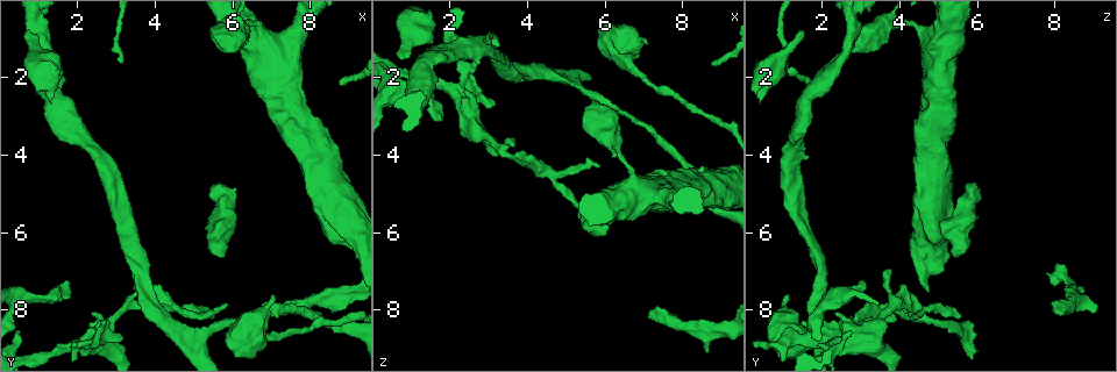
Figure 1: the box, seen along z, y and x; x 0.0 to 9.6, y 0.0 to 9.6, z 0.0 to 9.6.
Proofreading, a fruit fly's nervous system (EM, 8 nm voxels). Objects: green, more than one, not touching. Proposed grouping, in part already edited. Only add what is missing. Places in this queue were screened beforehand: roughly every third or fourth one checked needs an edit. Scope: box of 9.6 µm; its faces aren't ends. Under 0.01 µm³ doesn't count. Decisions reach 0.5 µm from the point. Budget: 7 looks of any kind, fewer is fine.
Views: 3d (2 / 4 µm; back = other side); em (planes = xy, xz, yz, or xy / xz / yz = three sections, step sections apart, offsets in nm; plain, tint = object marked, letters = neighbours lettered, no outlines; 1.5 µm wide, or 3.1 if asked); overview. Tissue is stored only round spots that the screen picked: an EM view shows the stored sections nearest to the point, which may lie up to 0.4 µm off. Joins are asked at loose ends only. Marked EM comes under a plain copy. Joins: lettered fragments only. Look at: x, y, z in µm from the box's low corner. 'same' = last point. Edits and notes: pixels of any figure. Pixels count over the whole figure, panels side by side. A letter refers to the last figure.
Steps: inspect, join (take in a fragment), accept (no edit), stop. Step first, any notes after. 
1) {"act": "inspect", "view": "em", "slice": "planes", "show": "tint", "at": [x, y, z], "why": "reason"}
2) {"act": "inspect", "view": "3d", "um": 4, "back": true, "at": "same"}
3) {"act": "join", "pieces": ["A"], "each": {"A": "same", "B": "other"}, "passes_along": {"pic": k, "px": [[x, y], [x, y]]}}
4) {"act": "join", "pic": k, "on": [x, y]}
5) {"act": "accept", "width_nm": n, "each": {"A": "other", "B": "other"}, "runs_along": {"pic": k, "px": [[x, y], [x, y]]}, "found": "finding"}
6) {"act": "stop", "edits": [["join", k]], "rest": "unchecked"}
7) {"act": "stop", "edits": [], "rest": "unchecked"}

{"act": "inspect", "view": "3d", "um": 4, "back": true, "at": [0.70, 0.75, 1.55], "why": "end of a long branch"}

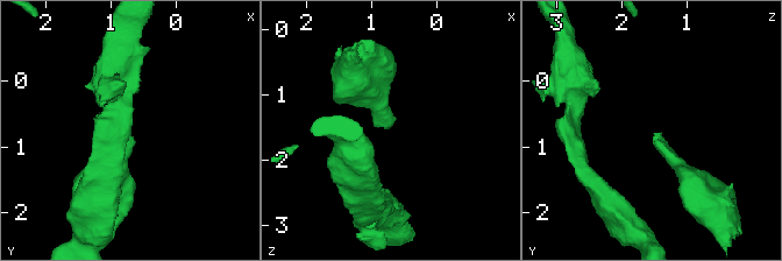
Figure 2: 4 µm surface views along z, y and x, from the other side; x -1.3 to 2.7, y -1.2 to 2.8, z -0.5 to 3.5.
{"act": "inspect", "view": "em", "slice": "yz", "step": 8, "show": "letters", "at": [0.75, 0.80, 1.55], "why": "now the EM"}

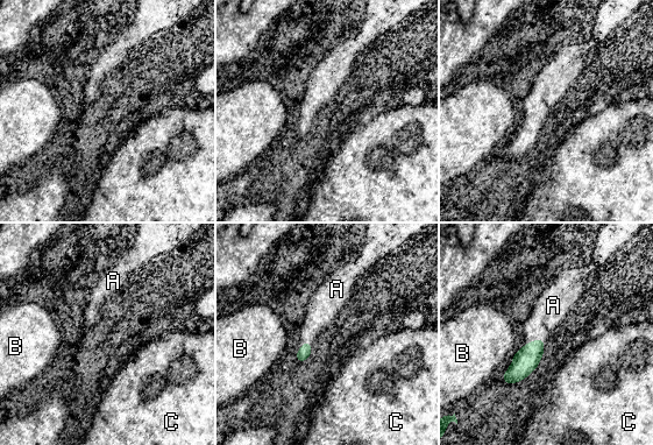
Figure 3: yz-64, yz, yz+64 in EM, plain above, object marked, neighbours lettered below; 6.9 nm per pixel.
{"act": "inspect", "view": "em", "slice": "planes", "show": "letters", "at": "same"}

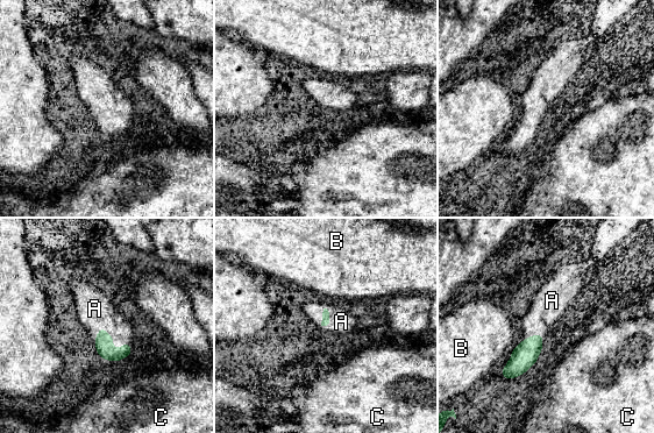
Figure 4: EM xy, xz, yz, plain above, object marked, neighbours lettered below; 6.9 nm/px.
{"act": "join", "pieces": ["A"], "each": {"A": "same", "B": "other", "C": "other"}, "passes_along": {"pic": 4, "px": [[104, 342], [112, 339], [94, 309]]}, "found": "it goes on there"}

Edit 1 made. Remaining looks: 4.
{"act": "inspect", "view": "em", "slice": "planes", "show": "letters", "at": [5.50, 8.10, 5.50], "why": "thin end"}

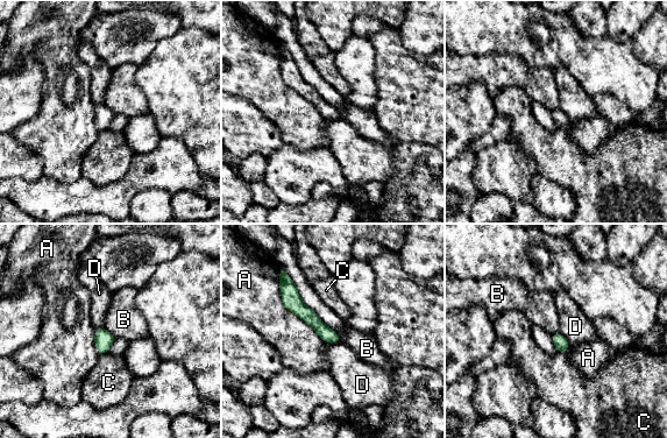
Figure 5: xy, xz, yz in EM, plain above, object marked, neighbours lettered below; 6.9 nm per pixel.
{"act": "accept", "width_nm": 90, "each": {"A": "other", "B": "other", "C": "other", "D": "other"}, "border": {"pic": 5, "px": [[104, 326], [115, 337]]}, "found": "none of them fits"}

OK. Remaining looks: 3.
{"act": "inspect", "view": "em", "slice": "xy", "step": 8, "show": "tint", "at": [7.15, 8.10, 8.05], "why": "free end"}

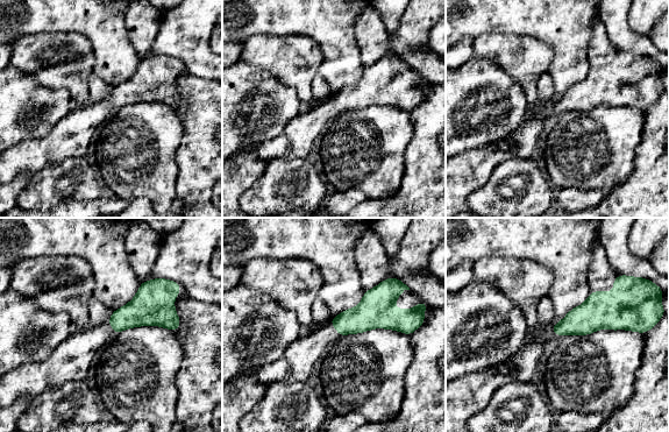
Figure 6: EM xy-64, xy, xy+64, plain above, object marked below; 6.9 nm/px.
{"act": "inspect", "view": "em", "slice": "planes", "show": "letters", "at": "same", "why": "cut it another way"}

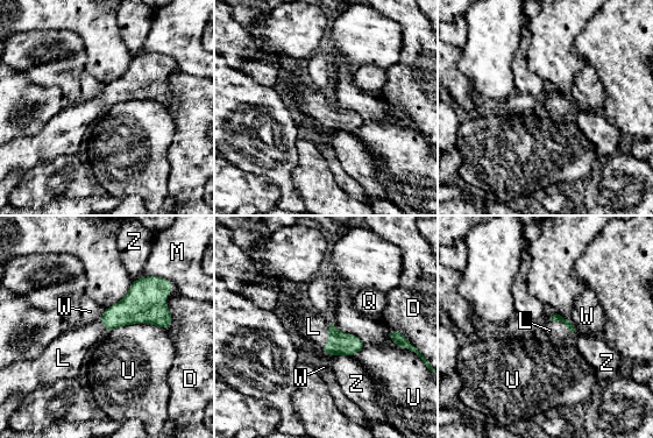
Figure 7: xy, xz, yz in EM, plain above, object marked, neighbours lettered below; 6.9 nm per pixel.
{"act": "join", "pieces": ["L"], "each": {"D": "other", "L": "same", "M": "other", "Q": "other", "U": "other", "W": "other", "Z": "other"}, "passes_along": {"pic": 7, "px": [[339, 344], [329, 337], [313, 326]]}, "found": "the neuron continues"}

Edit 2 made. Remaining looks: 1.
{"act": "stop", "edits": [["join", 4], ["join", 7]], "rest": "unchecked"}

